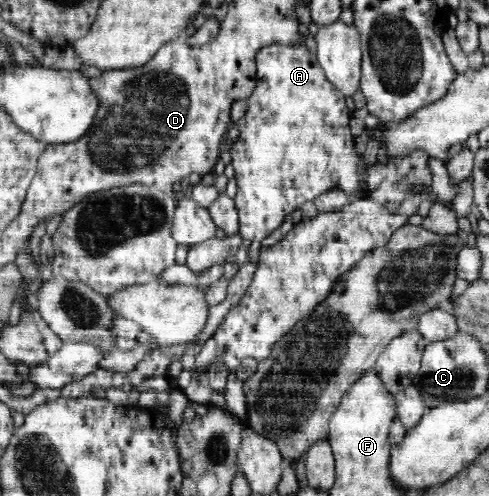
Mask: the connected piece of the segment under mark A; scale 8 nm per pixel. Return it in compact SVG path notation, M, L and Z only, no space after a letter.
M303 42L294 45L286 45L281 43L273 43L264 46L260 52L256 52L256 69L257 69L257 84L254 86L253 92L246 100L244 116L237 121L238 128L240 130L240 136L233 142L233 146L229 153L231 154L231 163L235 170L235 178L237 182L237 193L234 197L235 207L239 216L239 235L242 238L246 238L254 242L254 240L264 240L266 236L270 236L270 233L278 228L284 220L284 216L288 216L300 208L307 200L314 200L320 194L324 192L330 192L330 190L341 190L348 196L359 196L360 199L369 199L378 201L382 205L390 205L395 207L401 204L406 198L410 198L412 194L423 194L414 191L414 186L431 186L432 173L430 173L430 165L428 165L428 158L430 156L423 154L423 152L414 152L412 156L404 156L394 160L379 159L377 167L371 169L361 168L362 156L356 153L355 150L355 137L351 134L351 128L349 120L351 119L351 112L345 103L345 96L334 85L332 85L326 77L324 70L320 67L318 58L314 53L310 53Z

